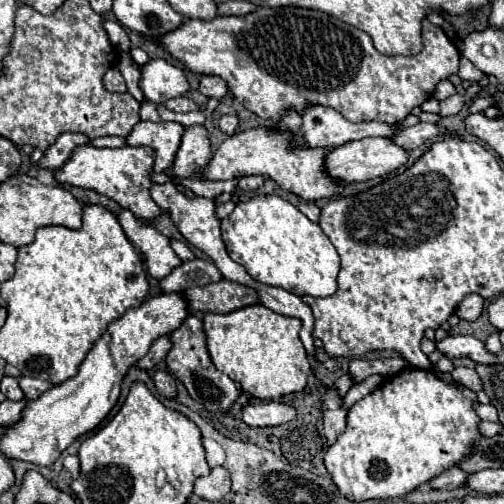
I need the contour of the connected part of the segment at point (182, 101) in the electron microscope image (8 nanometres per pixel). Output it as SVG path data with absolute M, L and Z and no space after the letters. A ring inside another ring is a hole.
M187 96L171 98L165 106L167 106L169 110L173 110L173 112L191 112L191 110L197 110L197 104L195 104L195 102L191 102Z

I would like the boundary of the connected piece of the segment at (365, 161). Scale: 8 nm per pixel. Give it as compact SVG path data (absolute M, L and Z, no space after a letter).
M367 138L367 140L355 140L351 144L343 144L331 150L325 158L325 166L327 166L327 172L333 178L339 178L341 182L365 182L365 180L387 176L395 172L399 166L407 164L407 160L409 160L407 150L397 146L393 140Z

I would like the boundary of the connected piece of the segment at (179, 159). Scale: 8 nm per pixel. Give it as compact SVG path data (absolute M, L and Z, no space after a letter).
M199 124L187 126L179 152L173 162L173 174L177 178L199 178L201 170L211 160L207 130Z

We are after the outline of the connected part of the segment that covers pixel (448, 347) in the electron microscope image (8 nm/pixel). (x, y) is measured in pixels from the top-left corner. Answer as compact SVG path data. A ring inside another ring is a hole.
M447 336L445 340L437 342L437 350L441 350L447 358L467 356L477 364L497 364L497 356L485 348L485 342L477 340L475 336Z

